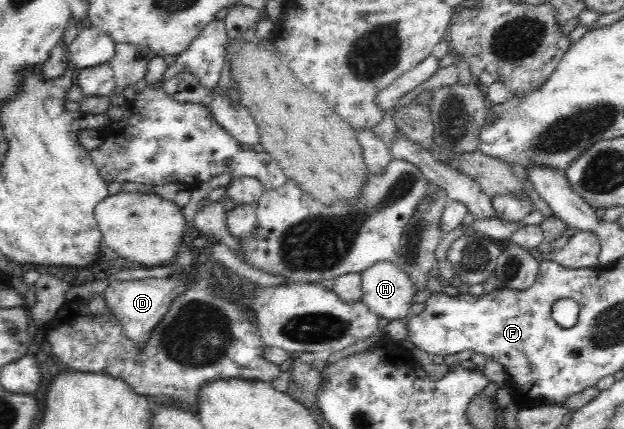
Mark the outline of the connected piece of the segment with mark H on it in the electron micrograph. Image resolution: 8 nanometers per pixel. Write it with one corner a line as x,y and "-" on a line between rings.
378,261
360,273
361,300
383,322
409,317
414,289
395,261

